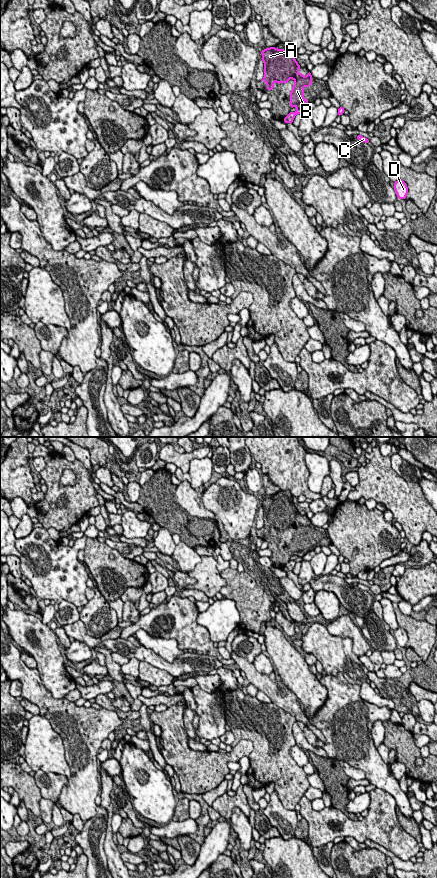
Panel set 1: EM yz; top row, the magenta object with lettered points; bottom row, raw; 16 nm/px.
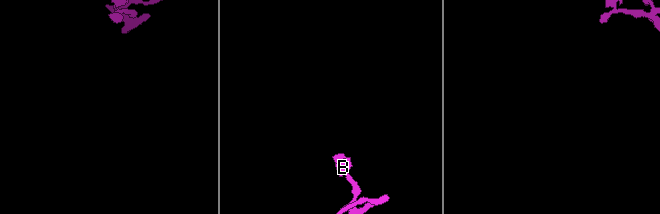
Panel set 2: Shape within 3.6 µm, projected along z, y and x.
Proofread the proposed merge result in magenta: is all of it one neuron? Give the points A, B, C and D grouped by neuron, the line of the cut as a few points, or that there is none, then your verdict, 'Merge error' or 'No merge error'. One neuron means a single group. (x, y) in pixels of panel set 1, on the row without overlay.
Groups: A B / C D. Split along yz (298, 556), (301, 557). Merge error

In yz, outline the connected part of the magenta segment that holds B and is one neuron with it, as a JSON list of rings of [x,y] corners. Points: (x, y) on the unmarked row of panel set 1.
[[[270,495],[261,499],[261,508],[264,511],[264,526],[267,539],[274,537],[274,531],[286,531],[289,527],[295,529],[290,540],[290,555],[302,557],[302,553],[308,552],[308,547],[304,546],[304,536],[312,533],[312,523],[310,519],[304,524],[299,521],[300,513],[296,509],[293,501],[287,501],[284,496]]]

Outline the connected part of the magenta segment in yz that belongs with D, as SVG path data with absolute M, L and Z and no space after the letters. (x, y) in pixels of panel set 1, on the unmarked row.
M398 627L396 630L394 630L394 638L397 643L397 646L403 648L406 647L406 644L408 642L408 635L406 630L401 627Z

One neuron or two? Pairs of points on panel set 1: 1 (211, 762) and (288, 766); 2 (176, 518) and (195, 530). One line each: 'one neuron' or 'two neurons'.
1: one neuron
2: one neuron

